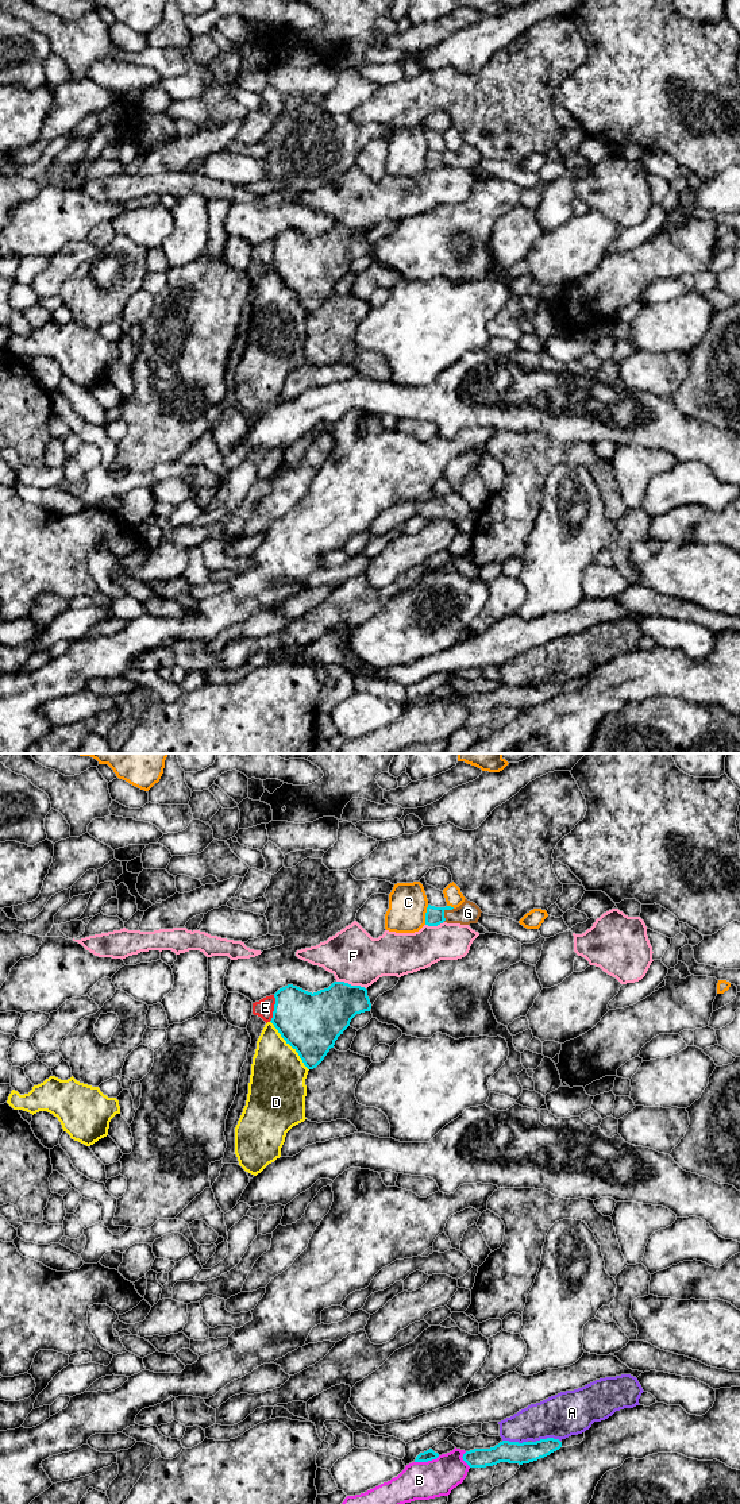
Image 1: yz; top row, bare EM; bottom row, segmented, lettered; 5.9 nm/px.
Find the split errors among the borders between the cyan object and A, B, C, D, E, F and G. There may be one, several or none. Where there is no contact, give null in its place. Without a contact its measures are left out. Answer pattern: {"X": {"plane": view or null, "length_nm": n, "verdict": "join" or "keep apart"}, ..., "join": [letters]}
{"A": {"plane": "yz", "length_nm": 170, "verdict": "keep apart"}, "B": {"plane": "yz", "length_nm": 160, "verdict": "keep apart"}, "C": {"plane": "yz", "length_nm": 120, "verdict": "keep apart"}, "D": {"plane": "yz", "length_nm": 380, "verdict": "keep apart"}, "E": {"plane": "yz", "length_nm": 160, "verdict": "keep apart"}, "F": {"plane": "yz", "length_nm": 180, "verdict": "keep apart"}, "G": {"plane": "yz", "length_nm": 110, "verdict": "join"}, "join": ["G"]}

